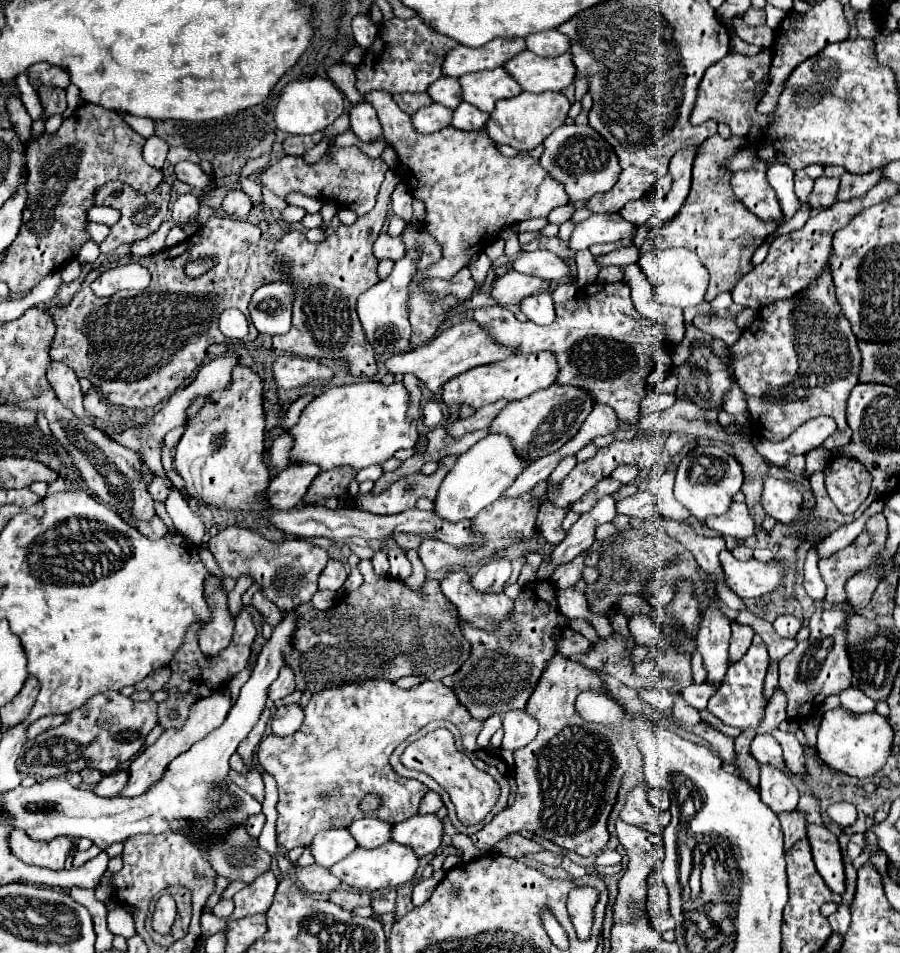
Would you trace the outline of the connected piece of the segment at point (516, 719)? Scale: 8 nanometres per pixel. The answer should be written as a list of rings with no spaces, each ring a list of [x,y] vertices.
[[[512,710],[504,714],[504,740],[502,748],[506,750],[518,750],[532,742],[532,738],[538,732],[538,722],[532,720],[526,710]]]

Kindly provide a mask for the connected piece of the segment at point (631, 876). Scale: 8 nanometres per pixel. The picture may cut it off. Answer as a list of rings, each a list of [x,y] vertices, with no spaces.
[[[620,818],[616,820],[616,834],[618,834],[618,840],[624,846],[626,854],[628,854],[628,860],[630,860],[626,874],[622,876],[622,880],[618,884],[618,898],[616,898],[616,904],[614,904],[614,922],[620,922],[620,920],[628,920],[634,914],[632,908],[628,908],[630,902],[642,904],[646,900],[646,890],[648,890],[646,878],[648,878],[650,870],[654,868],[654,864],[658,862],[658,854],[660,854],[664,844],[662,844],[662,836],[650,834],[642,828],[636,828],[636,826],[630,826],[630,824],[622,822]]]

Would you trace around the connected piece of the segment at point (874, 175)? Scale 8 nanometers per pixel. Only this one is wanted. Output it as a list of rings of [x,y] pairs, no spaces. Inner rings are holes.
[[[876,168],[868,174],[848,174],[844,172],[840,176],[840,190],[838,200],[848,200],[854,196],[864,196],[876,182],[880,182],[884,168]]]

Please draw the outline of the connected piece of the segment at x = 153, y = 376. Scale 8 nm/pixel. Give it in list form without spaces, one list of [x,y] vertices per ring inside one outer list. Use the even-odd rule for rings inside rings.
[[[388,170],[388,178],[376,196],[376,206],[368,214],[358,216],[354,224],[338,226],[324,242],[308,242],[306,236],[296,230],[270,242],[264,240],[260,228],[250,222],[210,216],[210,220],[184,242],[152,256],[134,258],[152,274],[146,292],[118,292],[110,298],[98,298],[90,290],[92,280],[96,280],[96,268],[90,270],[74,300],[66,308],[50,310],[58,328],[50,358],[64,362],[78,378],[88,378],[92,386],[100,388],[108,402],[116,406],[158,406],[204,362],[210,344],[236,342],[218,328],[218,318],[226,308],[238,308],[246,314],[250,332],[244,342],[252,342],[257,337],[248,311],[252,292],[262,284],[286,276],[286,282],[292,282],[296,290],[298,318],[294,318],[286,334],[284,352],[294,352],[302,358],[344,360],[352,364],[352,374],[372,378],[376,374],[376,360],[358,320],[356,300],[362,292],[372,288],[372,284],[380,282],[372,244],[382,230],[388,198],[396,184],[398,174]],[[206,254],[216,254],[218,264],[214,270],[200,278],[188,278],[184,274],[188,258]]]

